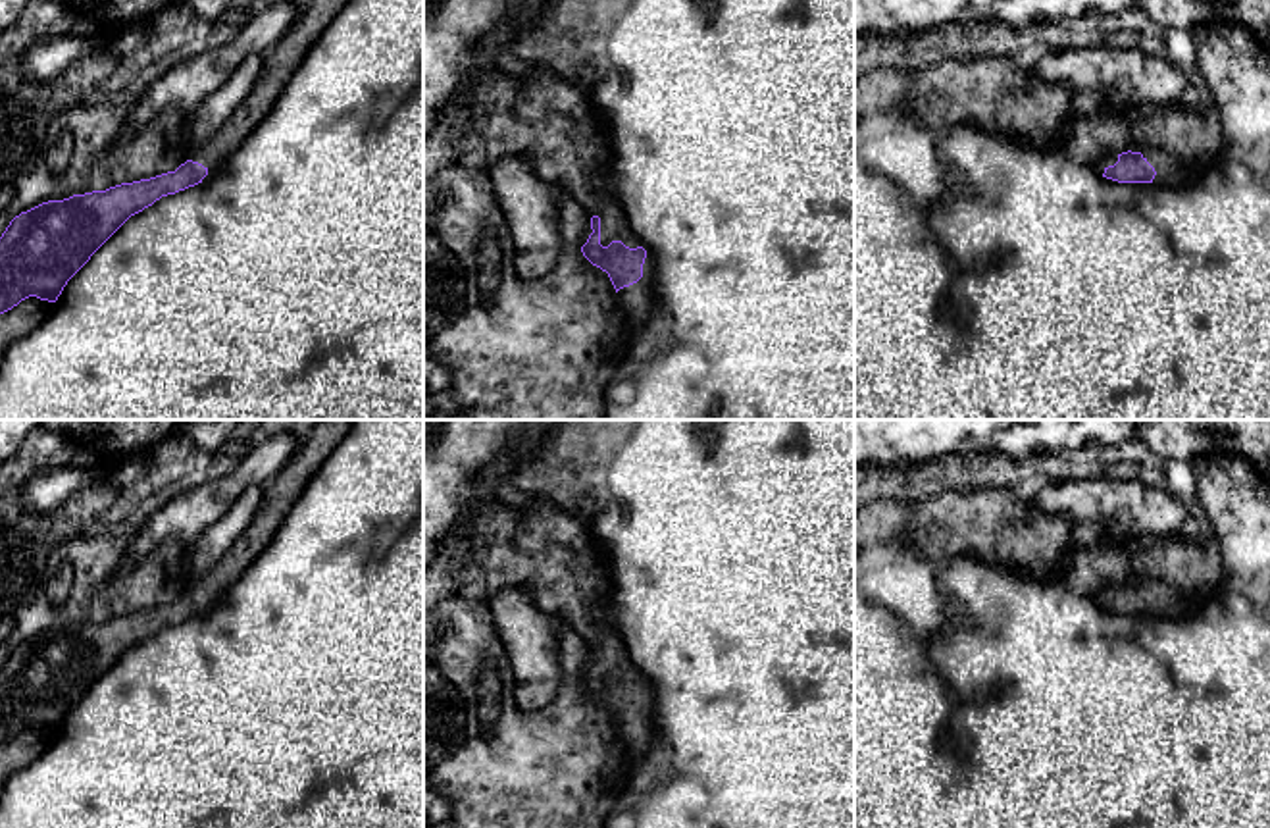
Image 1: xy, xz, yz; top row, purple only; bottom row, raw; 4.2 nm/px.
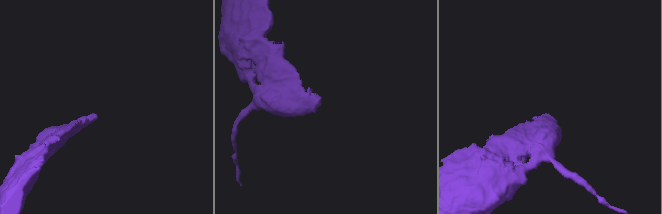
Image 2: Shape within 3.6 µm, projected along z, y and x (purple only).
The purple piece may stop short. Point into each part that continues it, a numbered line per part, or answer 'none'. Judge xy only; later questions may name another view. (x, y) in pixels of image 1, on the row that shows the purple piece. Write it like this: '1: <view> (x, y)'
1: xy (279, 62)

